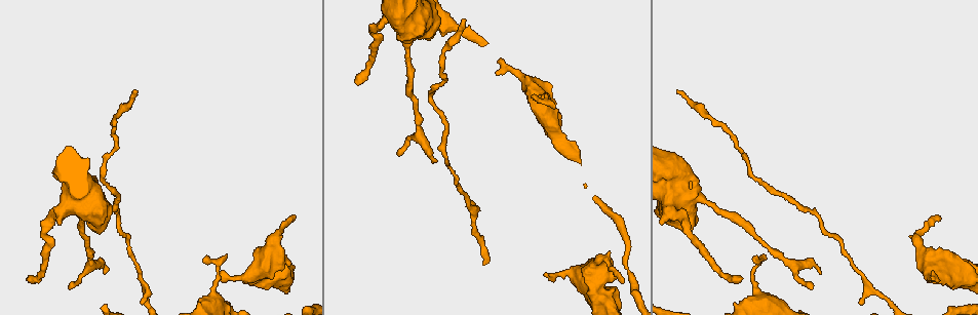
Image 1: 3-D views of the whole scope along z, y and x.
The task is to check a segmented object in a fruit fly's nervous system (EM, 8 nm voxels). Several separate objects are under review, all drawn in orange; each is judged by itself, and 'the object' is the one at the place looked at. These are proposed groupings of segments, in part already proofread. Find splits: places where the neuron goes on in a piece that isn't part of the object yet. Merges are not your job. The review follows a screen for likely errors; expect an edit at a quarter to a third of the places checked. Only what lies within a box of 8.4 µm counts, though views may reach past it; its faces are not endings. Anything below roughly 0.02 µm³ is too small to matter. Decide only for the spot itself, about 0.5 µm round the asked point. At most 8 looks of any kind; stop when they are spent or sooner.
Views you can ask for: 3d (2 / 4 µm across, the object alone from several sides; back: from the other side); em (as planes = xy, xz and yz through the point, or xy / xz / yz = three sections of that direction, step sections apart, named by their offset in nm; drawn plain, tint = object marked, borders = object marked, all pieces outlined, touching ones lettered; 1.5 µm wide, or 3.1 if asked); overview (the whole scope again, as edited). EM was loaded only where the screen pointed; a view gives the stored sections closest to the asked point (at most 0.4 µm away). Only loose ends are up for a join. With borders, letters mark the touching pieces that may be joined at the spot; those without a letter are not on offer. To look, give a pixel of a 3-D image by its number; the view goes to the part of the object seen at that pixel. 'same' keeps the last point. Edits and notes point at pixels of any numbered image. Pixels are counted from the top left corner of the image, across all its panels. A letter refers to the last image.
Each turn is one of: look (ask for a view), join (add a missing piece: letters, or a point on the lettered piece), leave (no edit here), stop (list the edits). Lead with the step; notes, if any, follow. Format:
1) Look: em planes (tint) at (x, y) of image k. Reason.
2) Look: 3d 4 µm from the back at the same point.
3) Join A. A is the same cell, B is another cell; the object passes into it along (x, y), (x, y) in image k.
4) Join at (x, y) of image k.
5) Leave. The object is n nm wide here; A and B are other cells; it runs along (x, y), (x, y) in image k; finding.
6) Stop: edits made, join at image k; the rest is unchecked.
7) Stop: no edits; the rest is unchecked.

Look: 3d 4 µm at (135, 91) of image 1. Branch stops here.

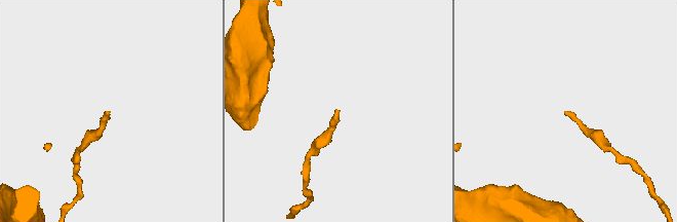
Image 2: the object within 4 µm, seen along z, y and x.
Look: em planes (borders) at (338, 110) of image 2. Shape alone is not enough.

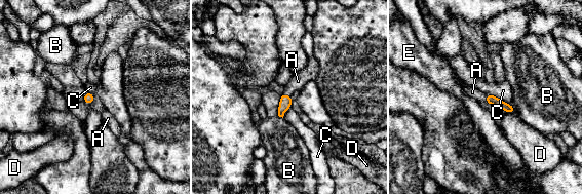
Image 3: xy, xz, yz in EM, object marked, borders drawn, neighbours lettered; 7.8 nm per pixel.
Join A. The longest contact is with C, 220 nm; A is the same cell, B, C, D and E are other cells; the object passes into it along (285, 101), (287, 94), (298, 81) in image 3; it goes on there.

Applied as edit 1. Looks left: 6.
Look: 3d 4 µm at (810, 288) of image 1.

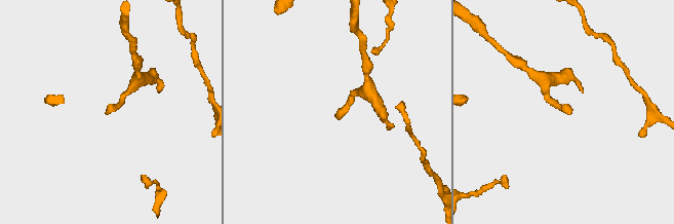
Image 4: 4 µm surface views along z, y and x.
Look: em planes (borders) at (569, 114) of image 4. Need the tissue.

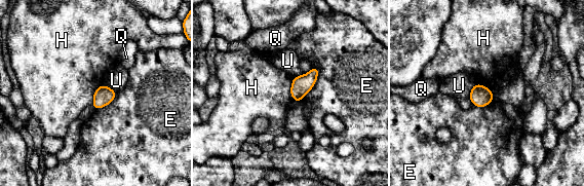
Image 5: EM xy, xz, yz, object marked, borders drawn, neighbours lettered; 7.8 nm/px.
Leave. E, H, Q and U are other cells; a border runs along (317, 66), (317, 79), (300, 102) in image 5; no lettered piece goes on from it.

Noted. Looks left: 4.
Look: em planes (borders) at (940, 218) of image 1. An open end.

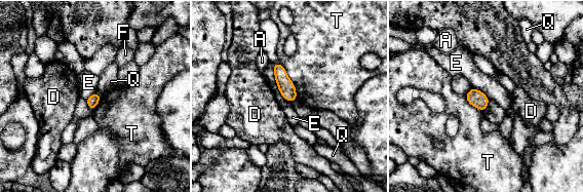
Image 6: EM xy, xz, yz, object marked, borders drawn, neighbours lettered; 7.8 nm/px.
Leave. The object is 90 nm wide here; A, D, E, F, Q and T are other cells; a border runs along (472, 86), (481, 90), (490, 99) in image 6; no lettered piece goes on from it.

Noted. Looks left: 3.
Stop: edits made, join at image 3; the rest is unchecked.

